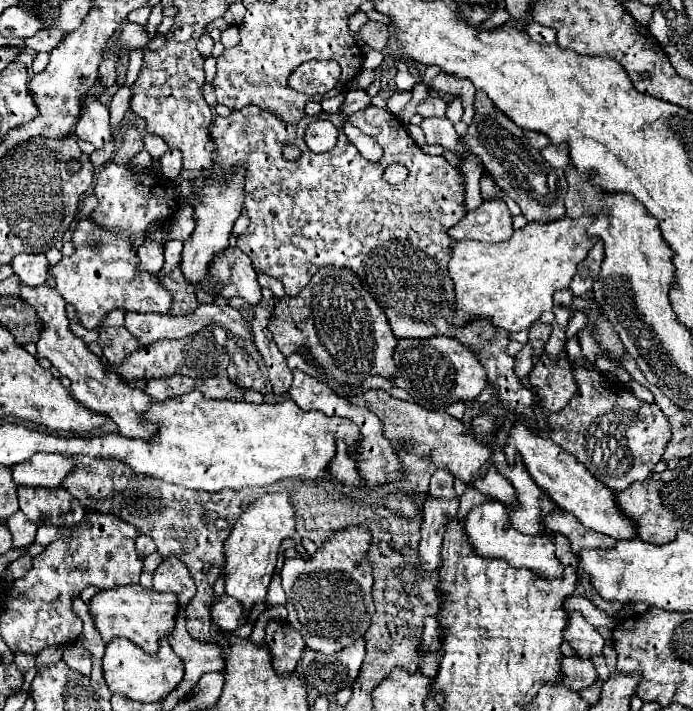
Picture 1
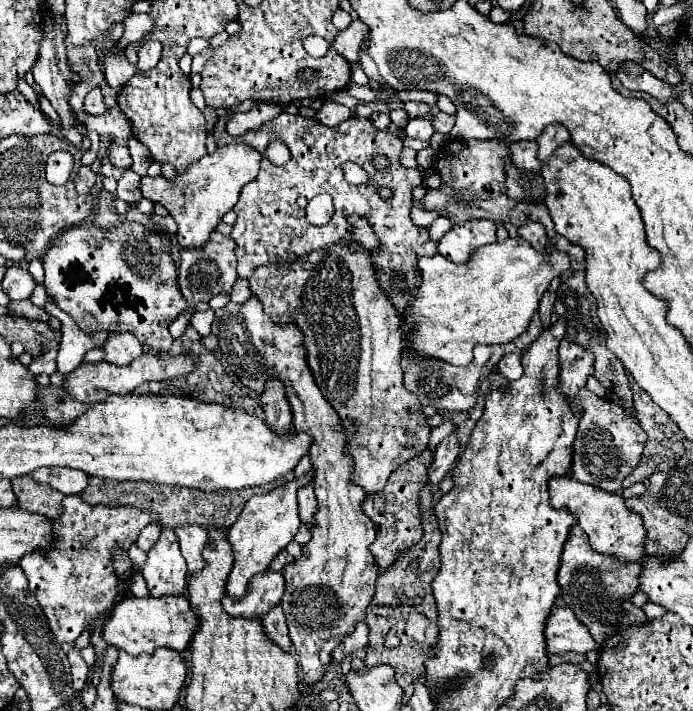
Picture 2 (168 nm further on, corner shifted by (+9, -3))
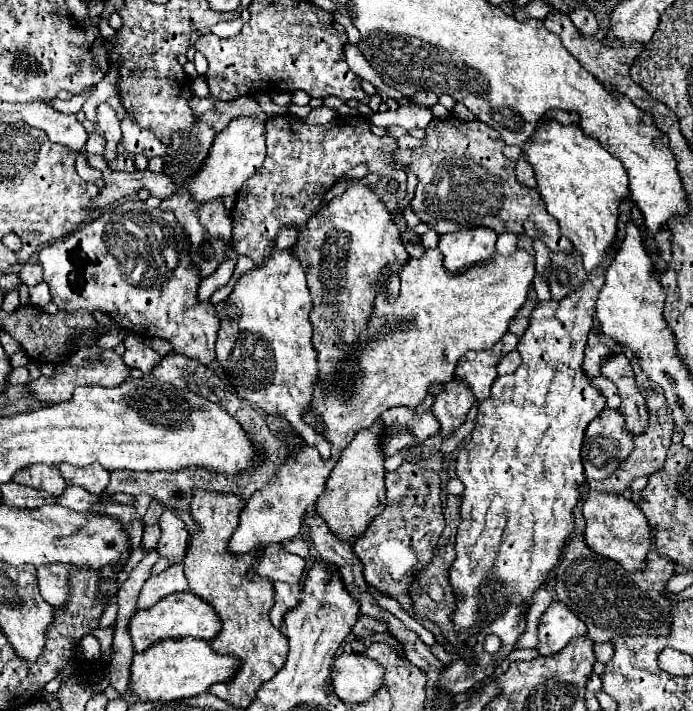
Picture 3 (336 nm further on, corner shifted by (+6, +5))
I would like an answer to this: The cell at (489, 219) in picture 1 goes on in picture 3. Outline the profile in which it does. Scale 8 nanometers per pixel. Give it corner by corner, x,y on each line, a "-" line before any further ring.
486,226
442,234
438,248
444,254
444,266
448,270
460,270
476,262
486,262
496,252
496,238
496,232

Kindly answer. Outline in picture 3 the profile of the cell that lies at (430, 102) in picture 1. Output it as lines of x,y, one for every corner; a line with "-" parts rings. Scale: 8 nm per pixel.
422,90
422,92
416,92
410,100
412,100
414,104
420,104
420,106
428,106
428,108
432,108
432,106
438,102
438,96
436,96
434,92
426,92
426,90

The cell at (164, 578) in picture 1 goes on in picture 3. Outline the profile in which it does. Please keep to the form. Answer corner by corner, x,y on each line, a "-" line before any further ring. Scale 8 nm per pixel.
164,512
160,516
160,528
162,528
162,536
156,546
158,556
168,560
170,564
180,564
184,560
190,540
186,524
180,518
176,518
172,512

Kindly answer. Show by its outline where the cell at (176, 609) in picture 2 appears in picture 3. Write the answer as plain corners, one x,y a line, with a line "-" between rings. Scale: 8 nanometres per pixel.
174,592
164,596
158,604
146,608
146,610
138,610
136,614
132,614
130,618
130,626
128,632
132,636
134,642
134,650
142,652
148,646
152,646
158,640
166,640
166,638
198,638
198,640
212,640
220,630
220,618
216,616
216,610
204,602
202,598
190,594
190,592

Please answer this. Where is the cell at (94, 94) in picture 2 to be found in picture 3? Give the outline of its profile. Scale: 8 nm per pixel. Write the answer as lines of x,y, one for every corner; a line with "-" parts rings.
100,104
96,108
96,114
98,114
98,126
106,138
106,152
104,152
104,158
106,160
112,160
116,158
116,150
118,150
118,142
122,140
122,132
120,132
120,120
116,116
116,112
112,110
110,104

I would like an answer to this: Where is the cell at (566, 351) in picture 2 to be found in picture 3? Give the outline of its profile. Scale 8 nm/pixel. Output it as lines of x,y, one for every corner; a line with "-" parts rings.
590,332
588,336
588,344
586,344
586,356
584,356
584,362
582,362
582,370
588,378
594,378
600,374
600,364
604,362
604,358
608,354
614,354
614,352
622,352
622,348
612,340
608,338
606,334
598,334
598,332

